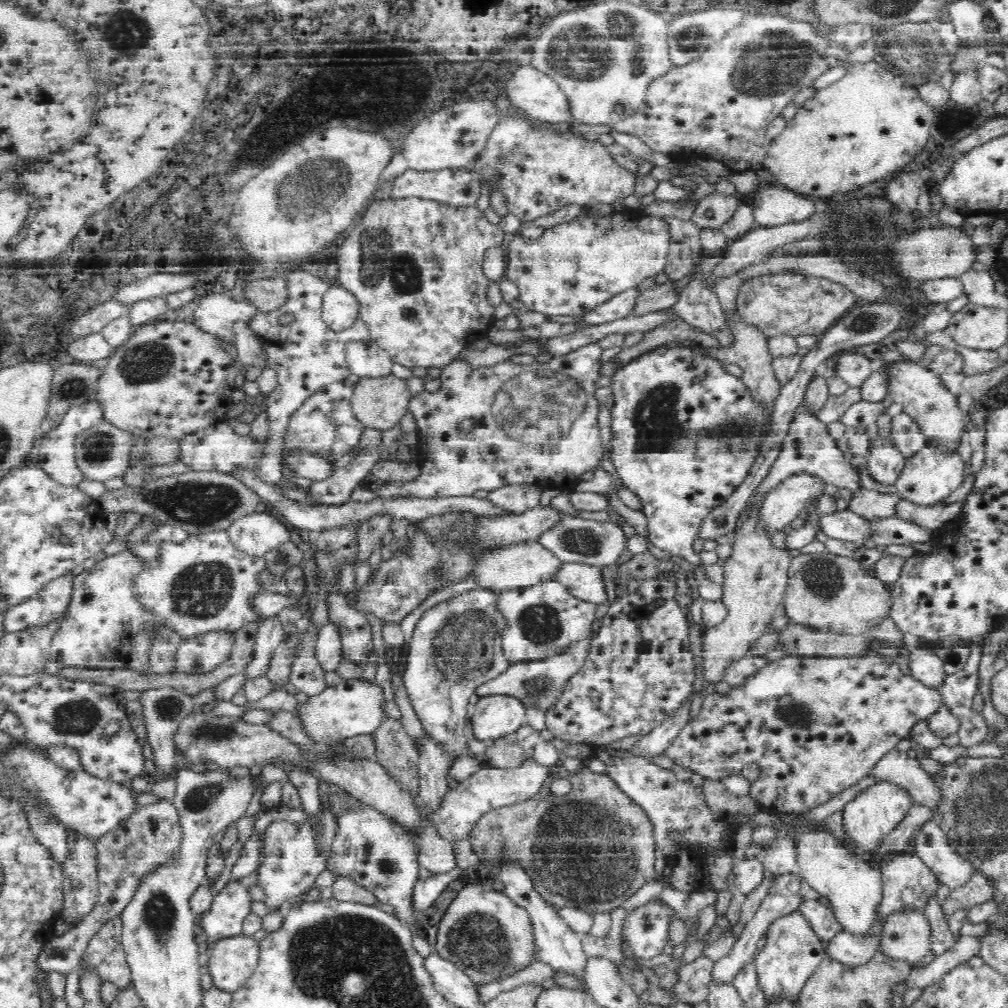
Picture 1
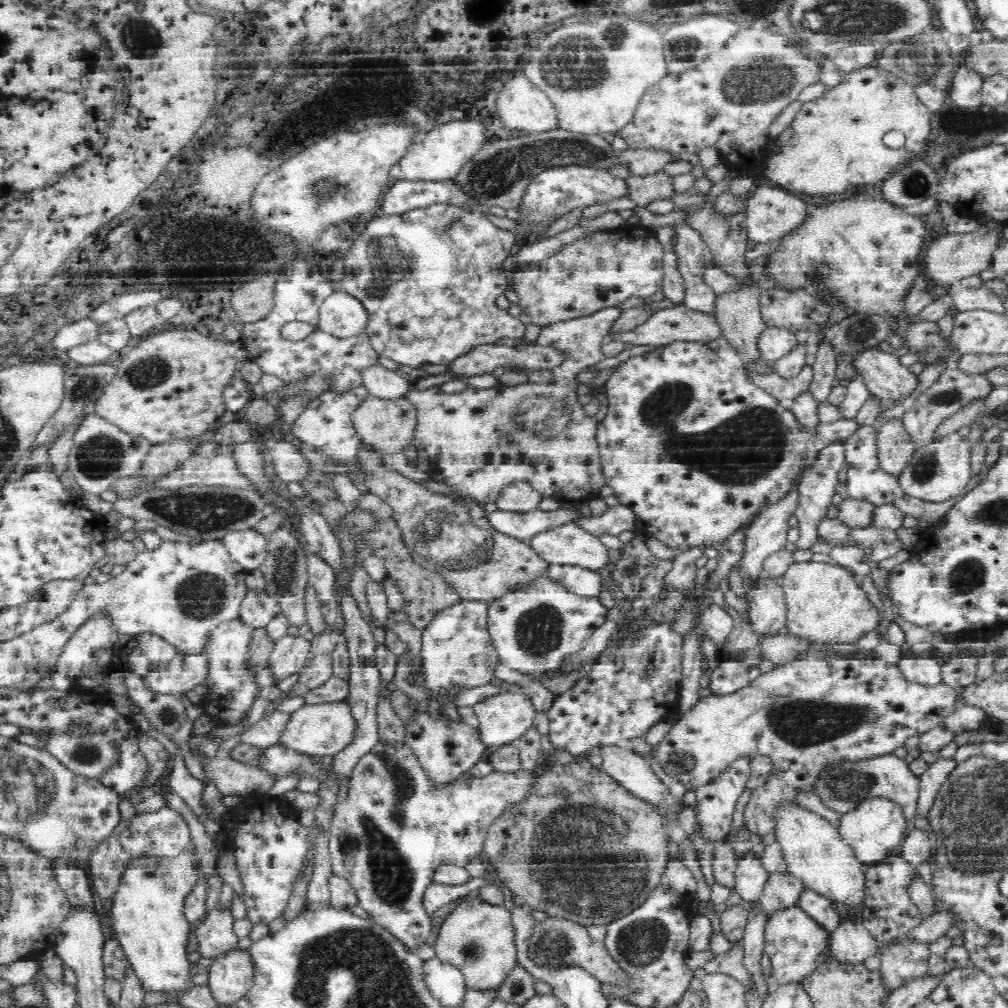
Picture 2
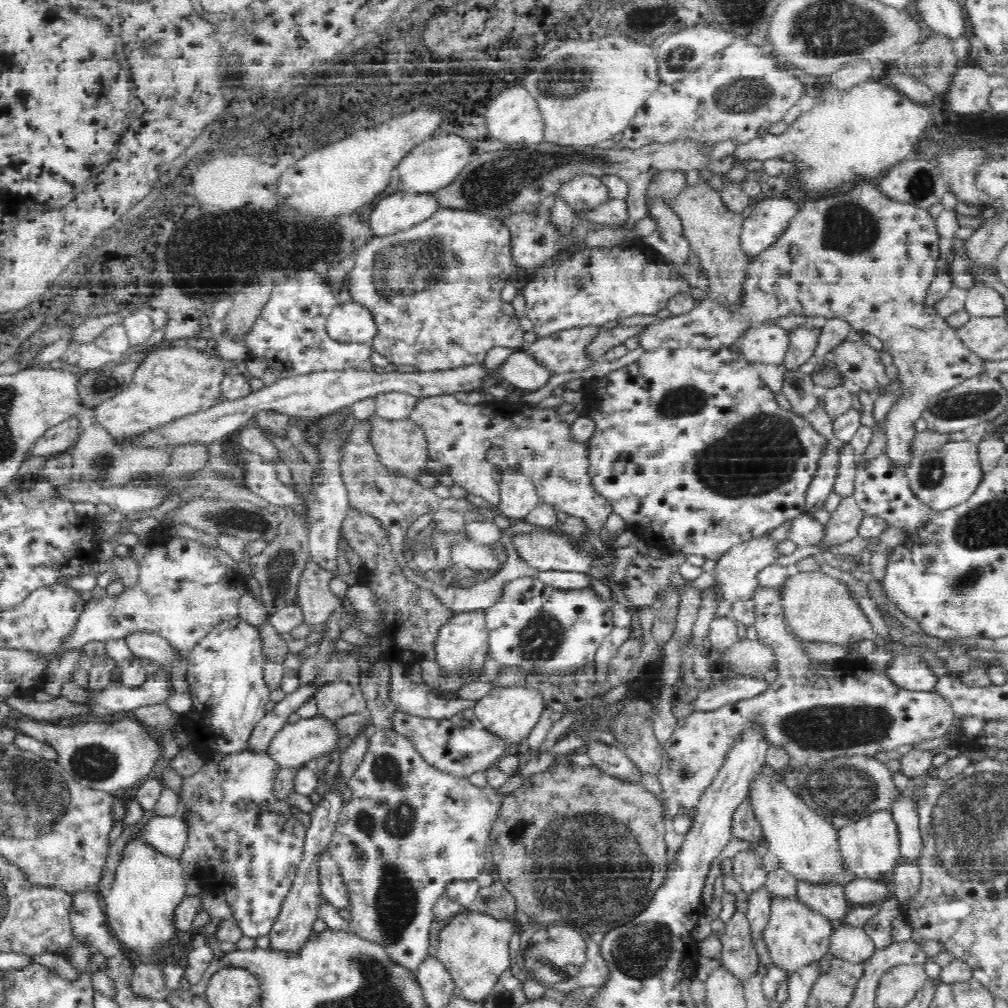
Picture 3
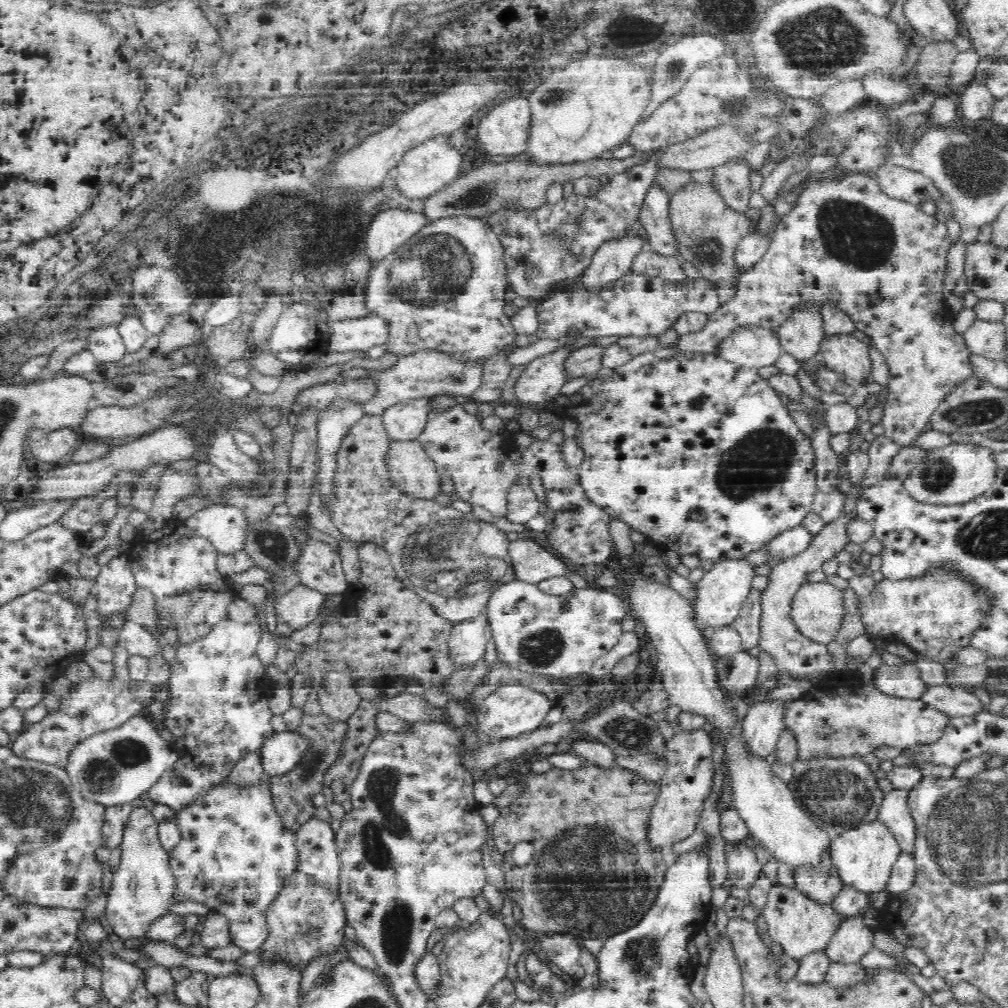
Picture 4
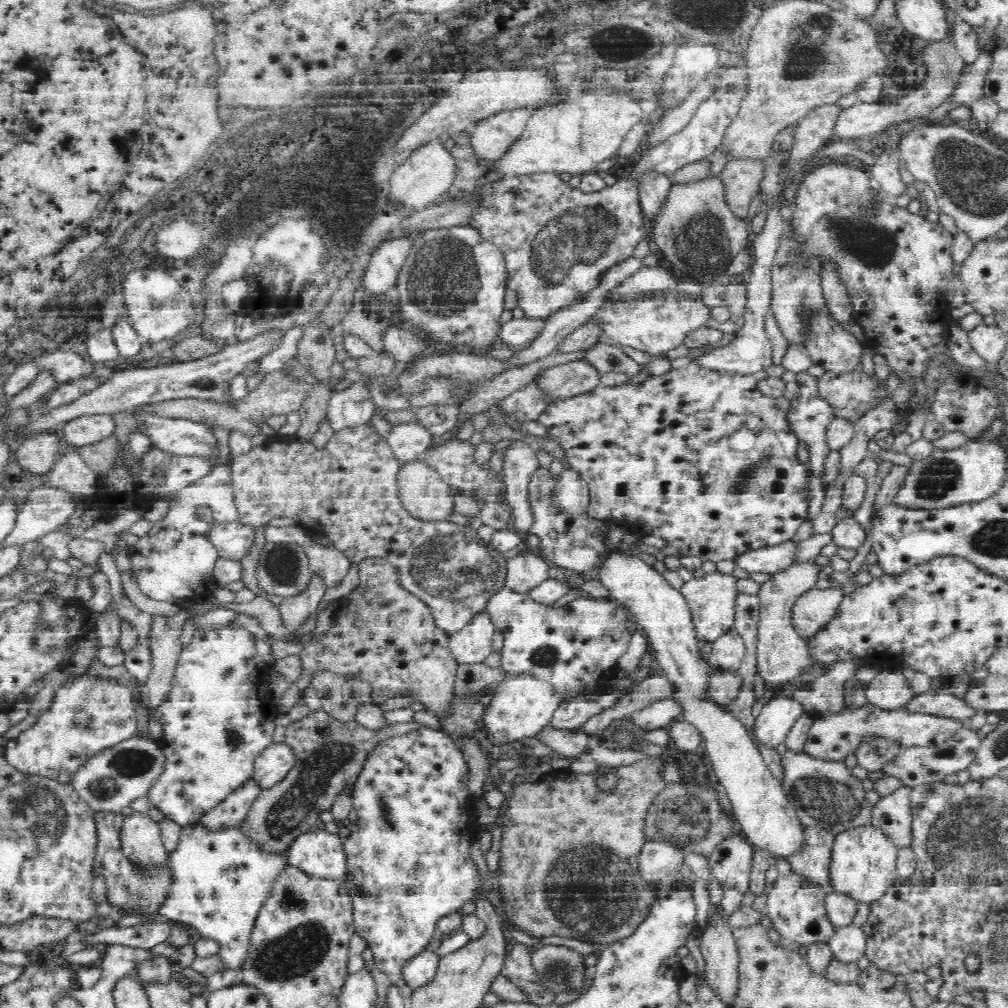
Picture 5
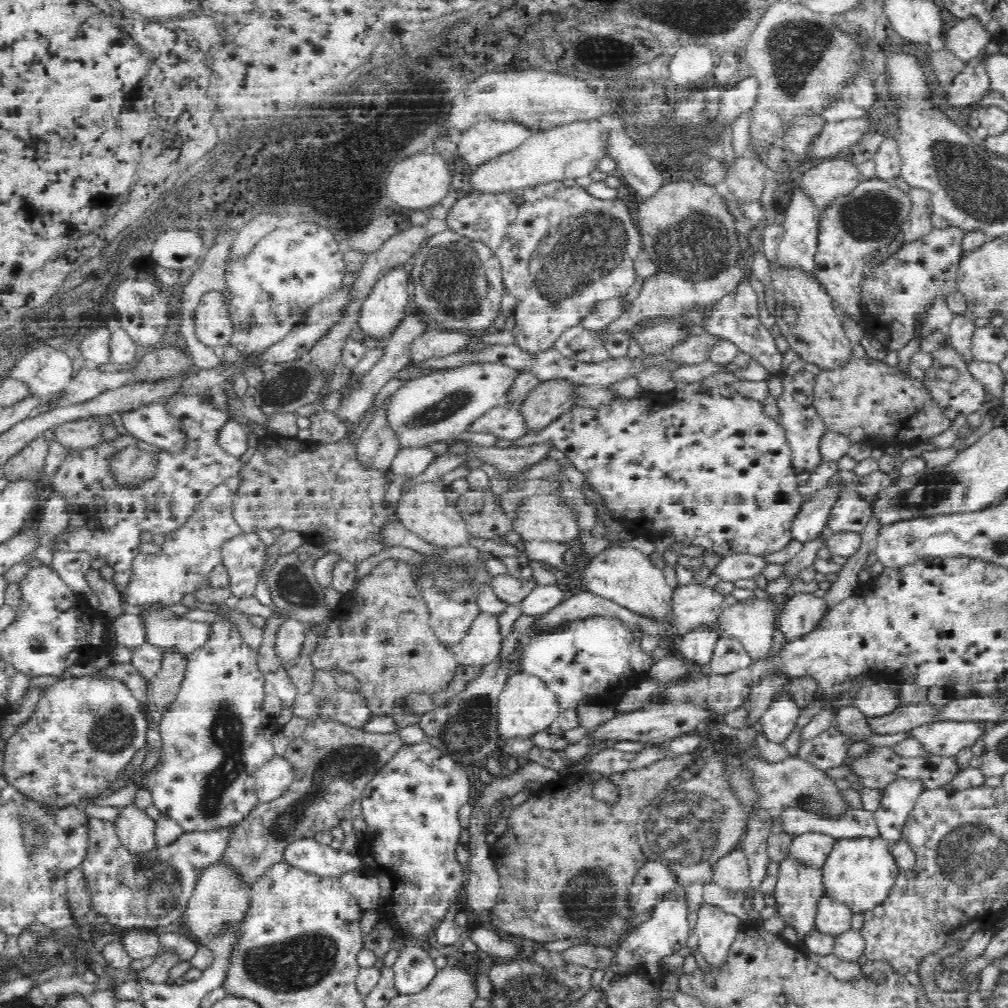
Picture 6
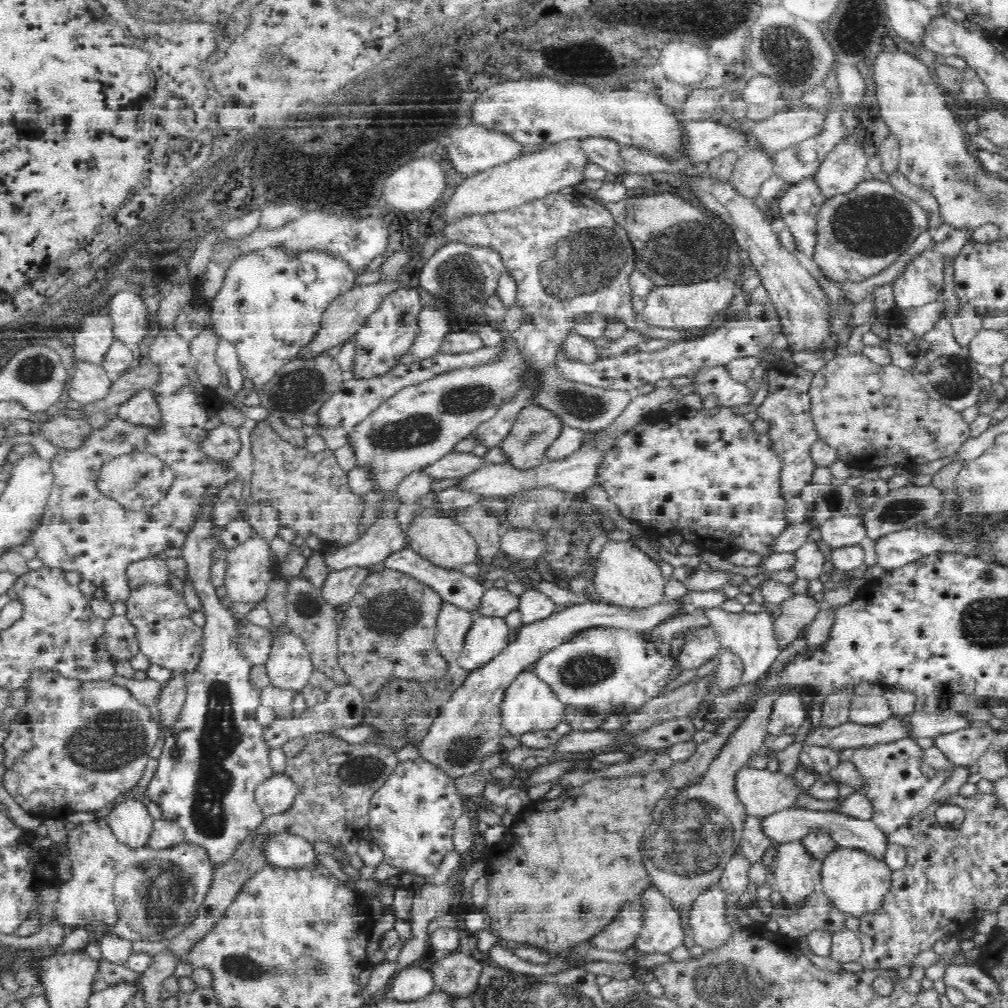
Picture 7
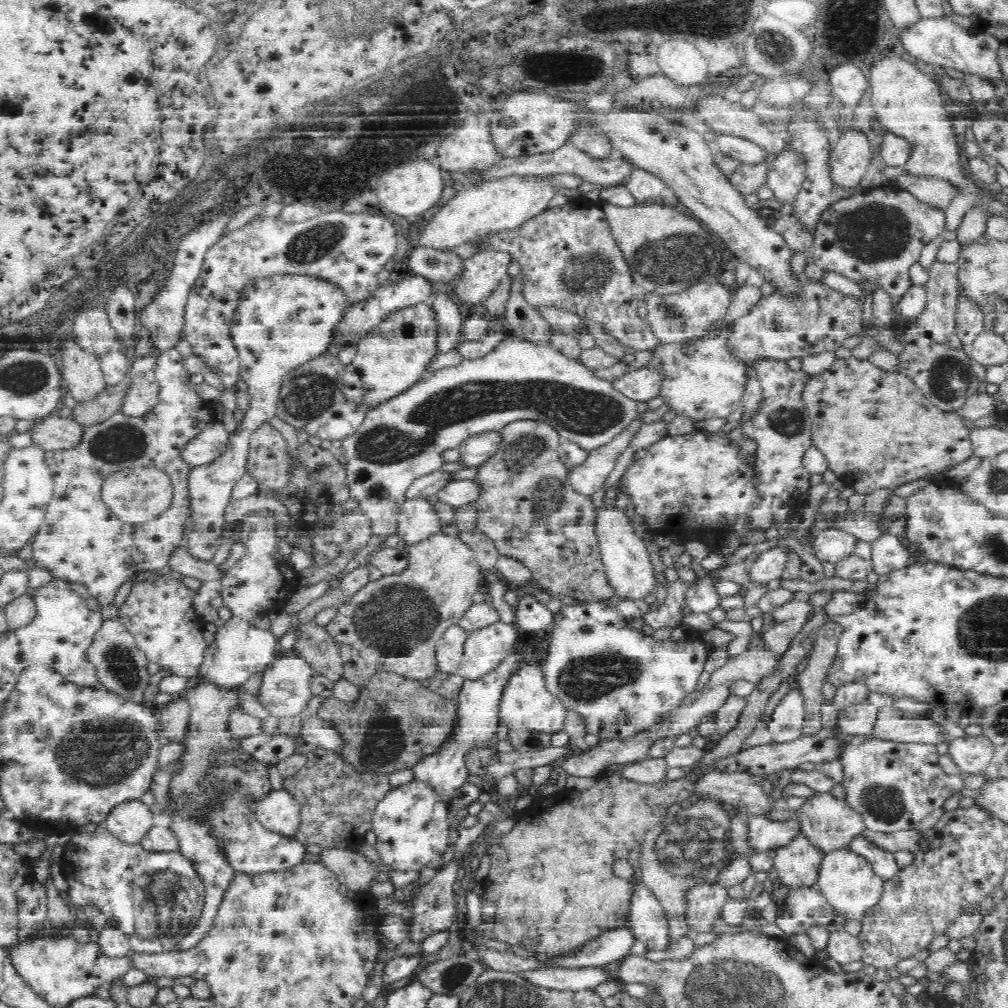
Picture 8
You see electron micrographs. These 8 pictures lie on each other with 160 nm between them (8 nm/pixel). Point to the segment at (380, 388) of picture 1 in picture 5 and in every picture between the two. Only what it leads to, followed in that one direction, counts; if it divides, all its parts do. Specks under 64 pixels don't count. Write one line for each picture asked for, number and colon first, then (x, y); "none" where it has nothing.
2: (390, 428)
3: (402, 448)
4: (412, 472)
5: (424, 496)

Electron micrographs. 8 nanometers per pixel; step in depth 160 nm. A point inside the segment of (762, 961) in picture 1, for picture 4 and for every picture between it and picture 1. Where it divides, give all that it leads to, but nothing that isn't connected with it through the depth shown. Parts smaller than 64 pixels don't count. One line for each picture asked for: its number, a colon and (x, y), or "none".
2: (794, 940)
3: (795, 934)
4: (801, 924)

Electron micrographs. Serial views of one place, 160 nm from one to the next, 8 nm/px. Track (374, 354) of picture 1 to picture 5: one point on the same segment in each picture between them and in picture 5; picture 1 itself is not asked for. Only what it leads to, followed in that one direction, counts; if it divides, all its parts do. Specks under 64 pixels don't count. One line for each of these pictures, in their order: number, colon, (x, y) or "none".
2: (387, 386)
3: (395, 407)
4: (404, 423)
5: (409, 442)

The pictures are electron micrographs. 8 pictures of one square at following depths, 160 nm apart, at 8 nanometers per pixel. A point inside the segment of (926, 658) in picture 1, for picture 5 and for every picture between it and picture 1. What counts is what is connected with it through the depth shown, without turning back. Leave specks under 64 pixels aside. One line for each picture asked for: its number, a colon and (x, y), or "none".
2: (926, 671)
3: (915, 676)
4: (899, 681)
5: (889, 690)

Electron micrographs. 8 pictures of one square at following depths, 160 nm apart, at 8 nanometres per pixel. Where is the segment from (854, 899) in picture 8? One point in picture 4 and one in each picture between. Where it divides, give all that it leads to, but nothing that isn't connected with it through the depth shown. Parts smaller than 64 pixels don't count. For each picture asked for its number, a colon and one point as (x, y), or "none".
4: (864, 857)
5: (863, 865)
6: (859, 873)
7: (853, 882)

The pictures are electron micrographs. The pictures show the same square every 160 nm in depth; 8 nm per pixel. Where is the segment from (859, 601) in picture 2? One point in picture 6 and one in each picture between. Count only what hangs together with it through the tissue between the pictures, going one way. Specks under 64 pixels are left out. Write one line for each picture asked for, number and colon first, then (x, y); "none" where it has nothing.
3: (817, 608)
4: (818, 611)
5: (812, 611)
6: (801, 614)

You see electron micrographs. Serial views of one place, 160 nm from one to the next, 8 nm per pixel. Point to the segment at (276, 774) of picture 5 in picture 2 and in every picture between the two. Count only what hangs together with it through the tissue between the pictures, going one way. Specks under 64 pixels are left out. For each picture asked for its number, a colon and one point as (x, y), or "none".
2: (323, 730)
3: (296, 744)
4: (280, 753)

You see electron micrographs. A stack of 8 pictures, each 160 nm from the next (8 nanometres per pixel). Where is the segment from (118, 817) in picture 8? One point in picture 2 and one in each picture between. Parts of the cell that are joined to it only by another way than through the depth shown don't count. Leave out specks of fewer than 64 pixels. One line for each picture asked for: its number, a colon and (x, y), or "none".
2: (146, 916)
3: (149, 885)
4: (142, 887)
5: (140, 836)
6: (135, 828)
7: (130, 821)

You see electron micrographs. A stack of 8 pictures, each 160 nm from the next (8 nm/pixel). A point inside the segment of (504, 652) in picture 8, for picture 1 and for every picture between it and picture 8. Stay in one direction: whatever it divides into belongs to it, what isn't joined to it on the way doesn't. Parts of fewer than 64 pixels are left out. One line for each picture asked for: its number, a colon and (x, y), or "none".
1: (455, 648)
2: (456, 650)
3: (464, 643)
4: (467, 643)
5: (473, 645)
6: (483, 643)
7: (488, 637)

